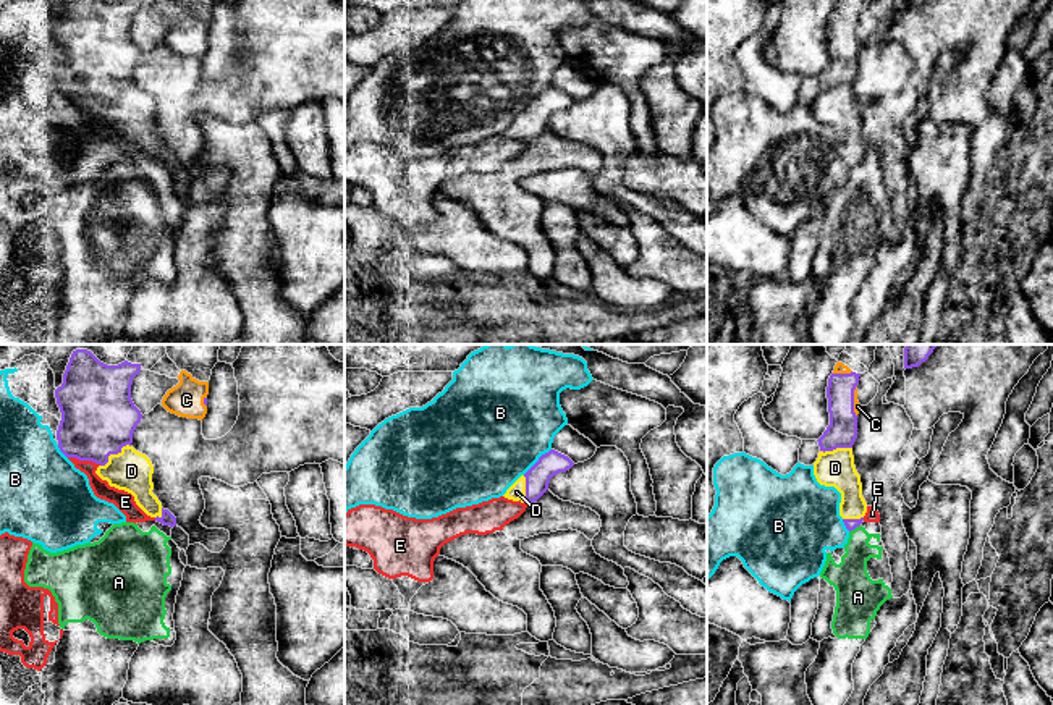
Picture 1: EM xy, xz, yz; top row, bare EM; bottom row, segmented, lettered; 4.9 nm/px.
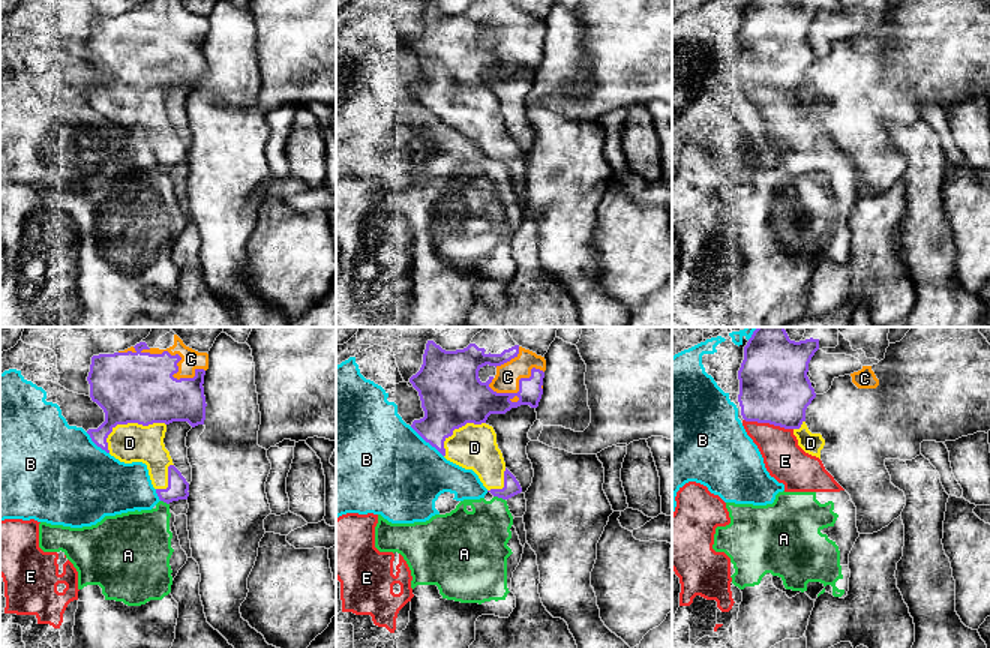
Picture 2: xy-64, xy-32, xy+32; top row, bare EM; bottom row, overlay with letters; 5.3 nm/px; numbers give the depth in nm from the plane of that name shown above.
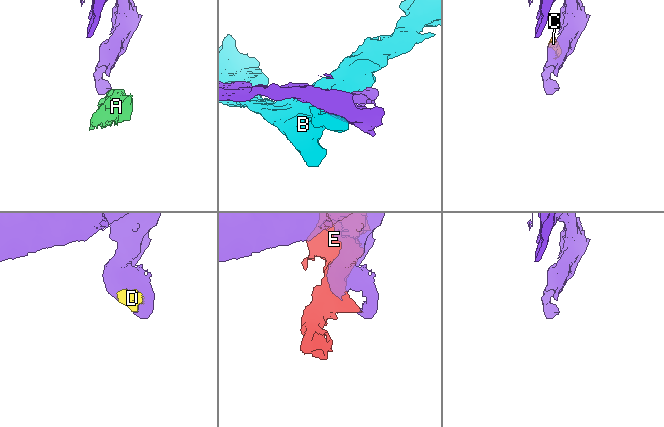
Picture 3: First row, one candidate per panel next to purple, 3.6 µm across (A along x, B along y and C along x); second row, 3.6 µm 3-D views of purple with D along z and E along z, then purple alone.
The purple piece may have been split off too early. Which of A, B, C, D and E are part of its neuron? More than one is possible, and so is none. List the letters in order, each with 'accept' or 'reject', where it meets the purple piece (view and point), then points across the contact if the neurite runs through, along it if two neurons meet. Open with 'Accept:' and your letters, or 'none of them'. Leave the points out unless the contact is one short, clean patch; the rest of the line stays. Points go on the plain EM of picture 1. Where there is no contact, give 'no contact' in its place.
Accept: C, D
A: reject; meets purple in yz at (854, 165); border along yz (859, 162), (850, 170)
B: reject; meets purple in xz at (537, 99)
C: accept; meets purple in yz at (853, 39)
D: accept; meets purple in xy at (114, 91)
E: reject; meets purple in xy at (84, 97)

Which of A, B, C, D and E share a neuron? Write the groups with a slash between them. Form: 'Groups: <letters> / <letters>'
Groups: A E / B / C D

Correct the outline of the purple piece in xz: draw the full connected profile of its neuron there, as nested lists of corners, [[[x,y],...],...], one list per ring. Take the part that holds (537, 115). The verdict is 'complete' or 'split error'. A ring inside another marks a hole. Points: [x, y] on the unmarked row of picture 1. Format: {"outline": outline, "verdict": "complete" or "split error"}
{"outline": [[[550,87],[542,92],[539,99],[513,121],[503,134],[531,142],[548,128],[548,121],[553,113],[566,110],[573,103],[574,100],[568,94]]], "verdict": "split error"}

